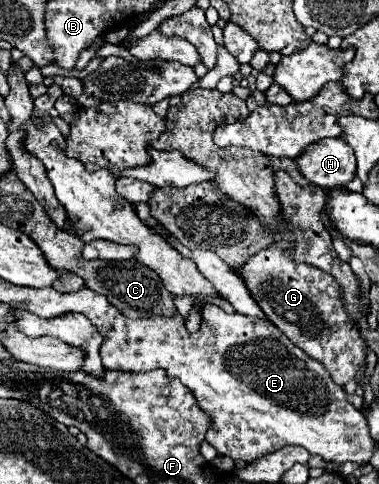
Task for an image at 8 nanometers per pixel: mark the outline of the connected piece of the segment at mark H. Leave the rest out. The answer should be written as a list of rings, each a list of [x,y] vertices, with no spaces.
[[[342,137],[312,143],[296,163],[300,165],[302,175],[322,189],[346,187],[356,175],[352,147]]]

